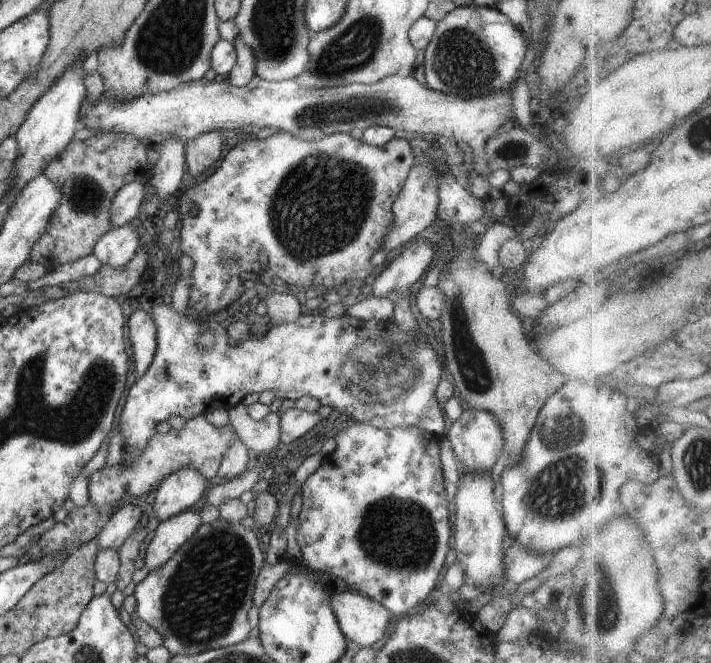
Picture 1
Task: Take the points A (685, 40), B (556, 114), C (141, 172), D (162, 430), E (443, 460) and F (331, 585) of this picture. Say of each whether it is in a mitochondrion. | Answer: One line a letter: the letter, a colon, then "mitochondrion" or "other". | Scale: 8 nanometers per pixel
A: other
B: other
C: other
D: other
E: other
F: other

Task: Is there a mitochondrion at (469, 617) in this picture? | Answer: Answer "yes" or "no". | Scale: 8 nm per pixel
no

